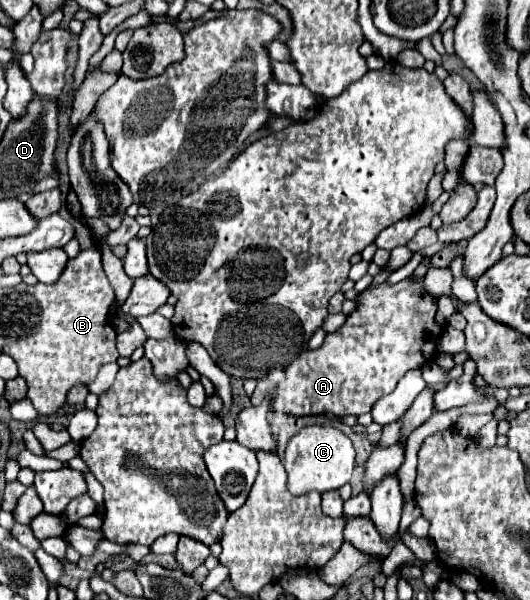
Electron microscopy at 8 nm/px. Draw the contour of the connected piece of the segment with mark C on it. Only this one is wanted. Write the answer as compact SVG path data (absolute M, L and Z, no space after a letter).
M308 426L302 428L290 442L284 454L284 466L288 472L288 490L294 496L304 496L312 490L328 492L338 490L350 482L354 470L352 442L332 426Z

